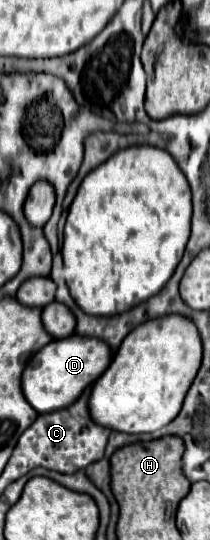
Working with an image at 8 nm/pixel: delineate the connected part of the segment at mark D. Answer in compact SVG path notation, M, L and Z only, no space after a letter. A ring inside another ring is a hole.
M71 335L65 339L53 339L39 353L35 353L25 367L23 393L37 413L51 413L69 407L73 401L77 401L87 385L101 377L101 373L109 367L111 357L113 351L109 345L105 345L105 341L97 341L97 337Z

